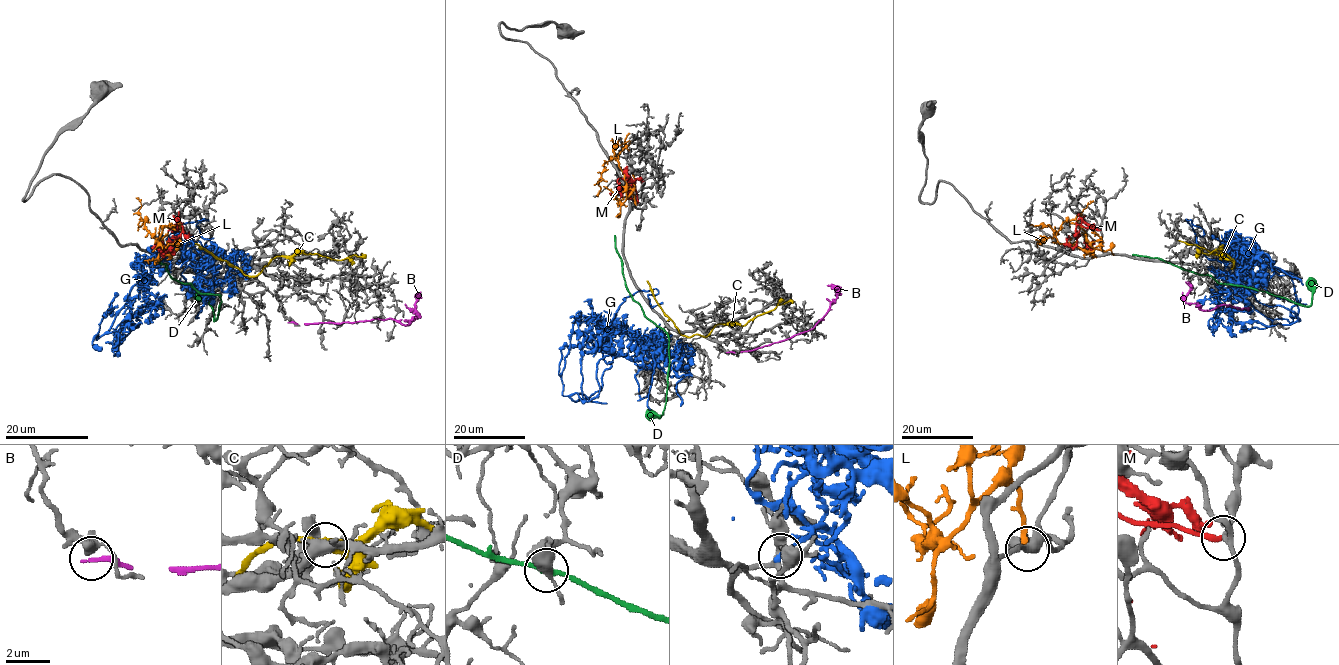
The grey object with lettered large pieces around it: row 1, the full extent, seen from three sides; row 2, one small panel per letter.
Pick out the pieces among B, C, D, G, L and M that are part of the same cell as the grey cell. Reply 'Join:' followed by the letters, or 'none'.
Join: L

